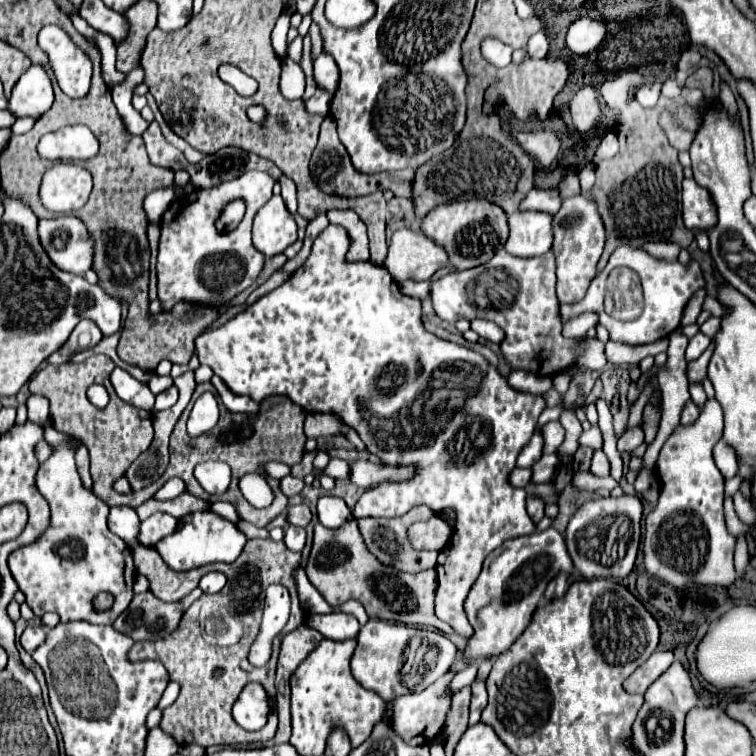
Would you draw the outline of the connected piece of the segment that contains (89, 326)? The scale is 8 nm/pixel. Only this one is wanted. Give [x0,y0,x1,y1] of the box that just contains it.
[47,320,103,364]

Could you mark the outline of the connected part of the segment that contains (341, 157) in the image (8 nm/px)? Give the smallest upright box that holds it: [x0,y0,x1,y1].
[311,116,381,198]

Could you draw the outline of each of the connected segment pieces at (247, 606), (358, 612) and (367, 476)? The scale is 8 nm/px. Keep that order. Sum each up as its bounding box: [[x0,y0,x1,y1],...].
[[129,538,309,748],[341,600,369,624],[349,460,413,488]]

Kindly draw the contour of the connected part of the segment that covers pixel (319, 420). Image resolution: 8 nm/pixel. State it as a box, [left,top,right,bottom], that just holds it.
[305,414,365,450]

